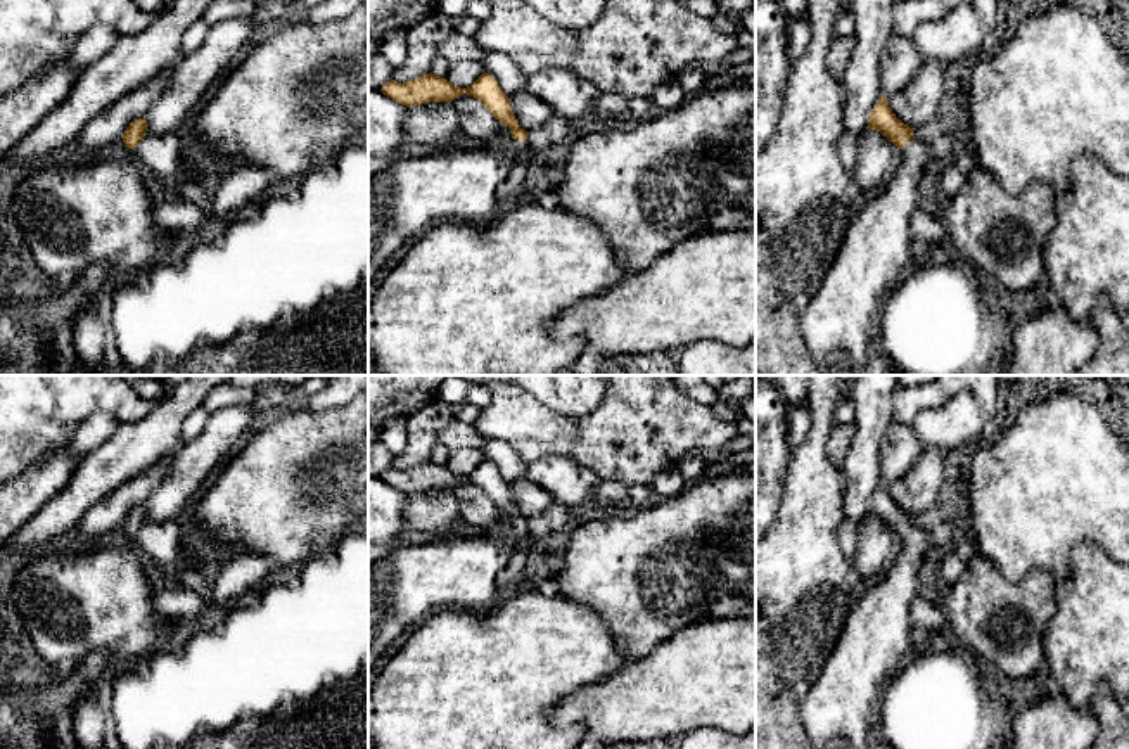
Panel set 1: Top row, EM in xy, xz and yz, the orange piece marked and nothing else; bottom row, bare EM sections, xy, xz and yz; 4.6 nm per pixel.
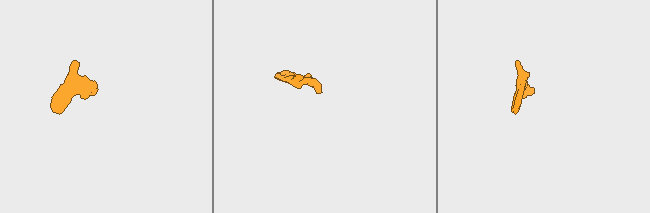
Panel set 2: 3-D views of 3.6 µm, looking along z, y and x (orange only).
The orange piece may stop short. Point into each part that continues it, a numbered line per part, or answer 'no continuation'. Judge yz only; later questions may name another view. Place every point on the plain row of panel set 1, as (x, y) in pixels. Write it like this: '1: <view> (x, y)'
1: yz (839, 711)

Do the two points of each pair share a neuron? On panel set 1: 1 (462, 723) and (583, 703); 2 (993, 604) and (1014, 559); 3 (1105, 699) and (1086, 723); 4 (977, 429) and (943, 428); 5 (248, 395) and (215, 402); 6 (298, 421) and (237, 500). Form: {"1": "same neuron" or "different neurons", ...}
{"1": "different neurons", "2": "different neurons", "3": "different neurons", "4": "same neuron", "5": "same neuron", "6": "same neuron"}

